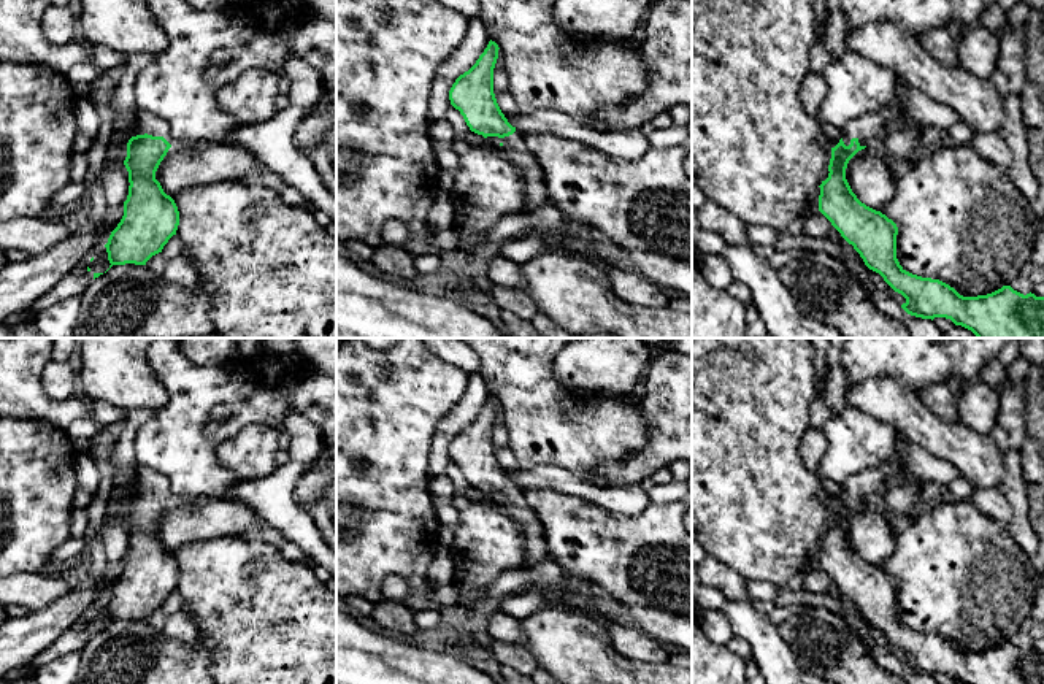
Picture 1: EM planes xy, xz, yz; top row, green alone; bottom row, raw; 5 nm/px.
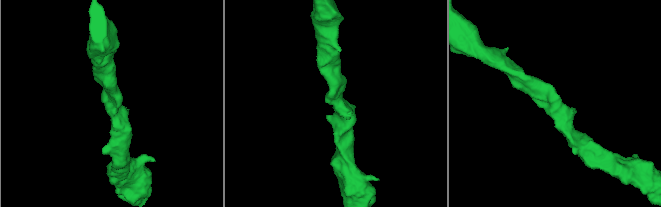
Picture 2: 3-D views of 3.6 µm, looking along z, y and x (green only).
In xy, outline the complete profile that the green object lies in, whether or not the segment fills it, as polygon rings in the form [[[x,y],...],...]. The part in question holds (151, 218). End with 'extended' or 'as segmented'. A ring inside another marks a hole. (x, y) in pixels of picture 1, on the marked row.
[[[136,111],[124,165],[129,171],[129,195],[124,216],[105,244],[113,265],[146,265],[176,235],[179,211],[155,179],[155,171],[173,146],[170,125],[162,117]]]; extended

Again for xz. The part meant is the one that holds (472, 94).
[[[489,41],[476,63],[460,75],[449,90],[451,105],[460,111],[471,132],[482,135],[493,151],[506,157],[525,183],[525,209],[536,211],[551,203],[544,176],[528,149],[524,133],[501,113],[493,94],[493,68],[498,44]]]; extended

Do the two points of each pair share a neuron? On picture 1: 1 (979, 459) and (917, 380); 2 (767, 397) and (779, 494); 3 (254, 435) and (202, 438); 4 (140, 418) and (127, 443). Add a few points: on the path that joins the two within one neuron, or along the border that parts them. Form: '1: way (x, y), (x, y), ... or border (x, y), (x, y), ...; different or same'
1: border (886, 376), (897, 378), (919, 395); different
2: way (767, 421), (770, 470); same
3: border (270, 427), (245, 426), (219, 445), (218, 461); different
4: way (134, 424), (127, 437); same

